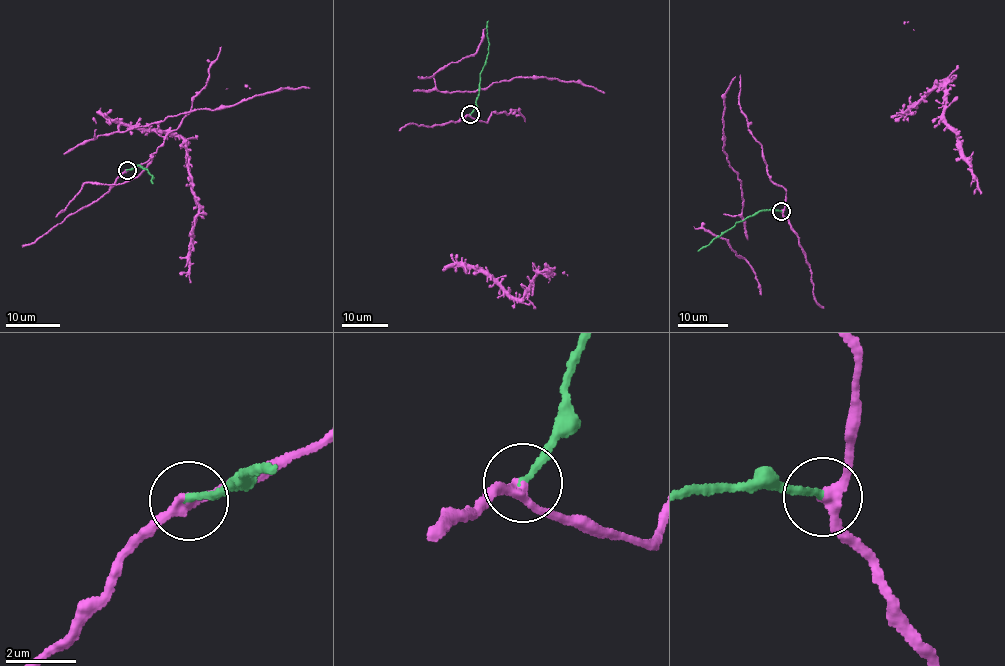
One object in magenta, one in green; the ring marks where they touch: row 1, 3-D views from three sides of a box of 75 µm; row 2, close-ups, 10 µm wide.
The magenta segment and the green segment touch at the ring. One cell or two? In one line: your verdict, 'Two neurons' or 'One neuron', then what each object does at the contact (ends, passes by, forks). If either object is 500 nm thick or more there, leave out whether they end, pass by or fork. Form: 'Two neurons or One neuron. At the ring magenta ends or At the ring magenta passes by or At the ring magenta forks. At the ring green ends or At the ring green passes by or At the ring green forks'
One neuron. At the ring magenta passes by. At the ring green ends

